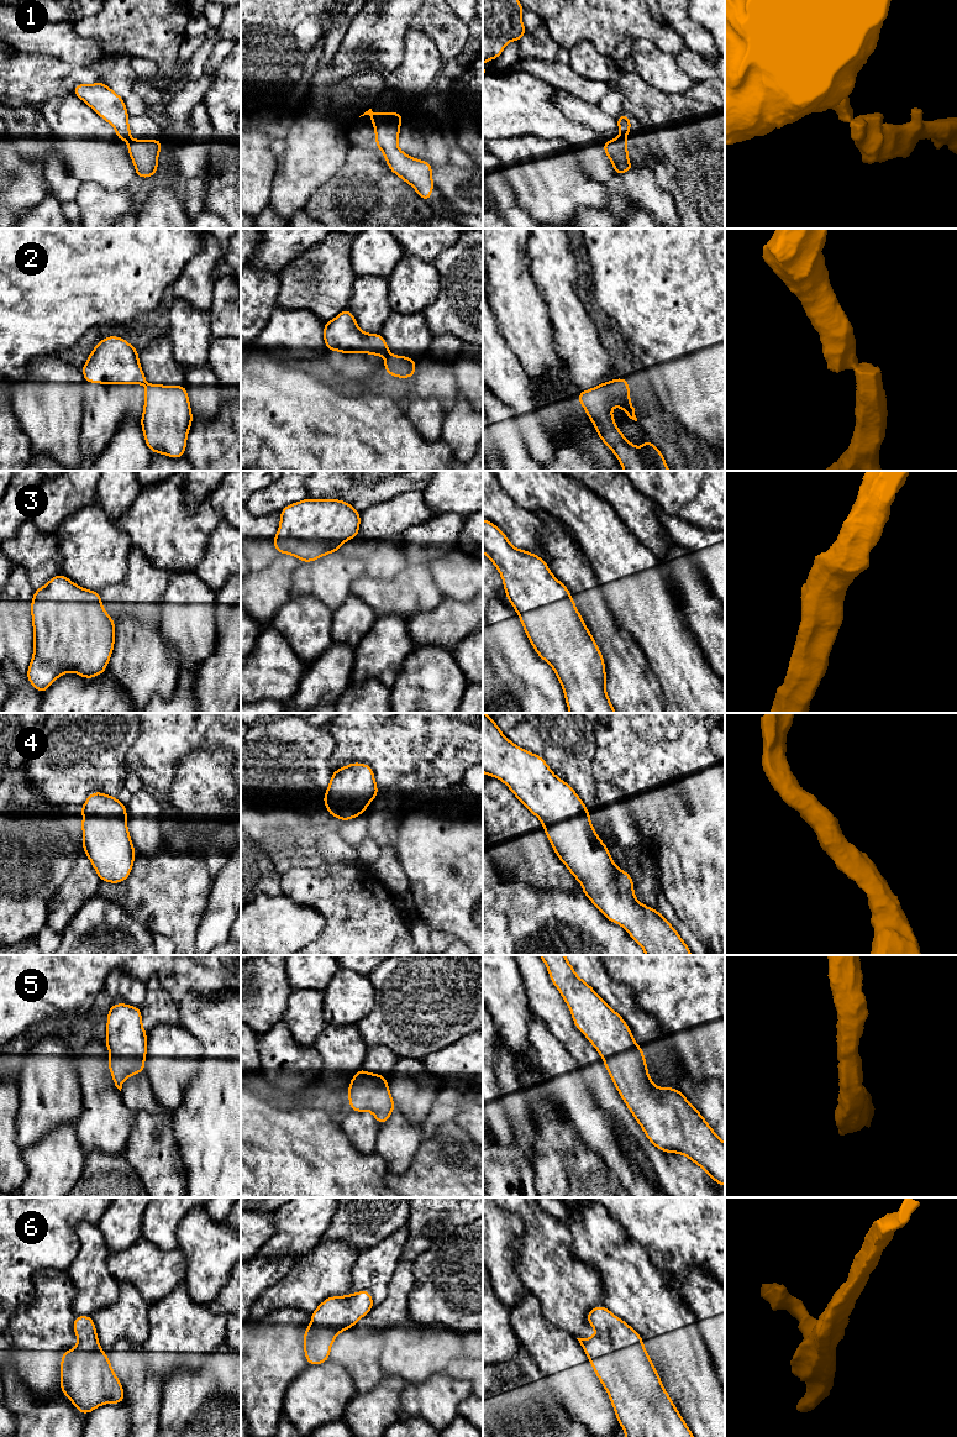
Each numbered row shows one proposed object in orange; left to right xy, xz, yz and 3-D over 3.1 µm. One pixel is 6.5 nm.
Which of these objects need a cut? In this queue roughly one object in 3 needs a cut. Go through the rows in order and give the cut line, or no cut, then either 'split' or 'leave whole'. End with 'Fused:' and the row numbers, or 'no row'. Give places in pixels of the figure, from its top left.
1: cut in yz along (620, 136), (624, 137); split
2: cut in xz along (388, 350), (385, 357); split
3: no cut; leave whole
4: no cut; leave whole
5: no cut; leave whole
6: no cut; leave whole
Fused: 1, 2

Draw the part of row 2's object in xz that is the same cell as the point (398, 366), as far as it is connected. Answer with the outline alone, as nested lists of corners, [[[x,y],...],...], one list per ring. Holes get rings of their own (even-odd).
[[[389,351],[385,357],[384,369],[398,378],[412,378],[417,361],[406,356],[394,356]]]

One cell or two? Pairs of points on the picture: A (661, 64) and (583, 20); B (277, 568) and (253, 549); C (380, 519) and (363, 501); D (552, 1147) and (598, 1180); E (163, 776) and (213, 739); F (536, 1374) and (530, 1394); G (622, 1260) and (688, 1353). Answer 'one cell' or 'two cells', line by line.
A: two cells
B: two cells
C: two cells
D: one cell
E: one cell
F: one cell
G: one cell

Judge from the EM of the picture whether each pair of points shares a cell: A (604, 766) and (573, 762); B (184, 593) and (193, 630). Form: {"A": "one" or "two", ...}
{"A": "two", "B": "one"}

